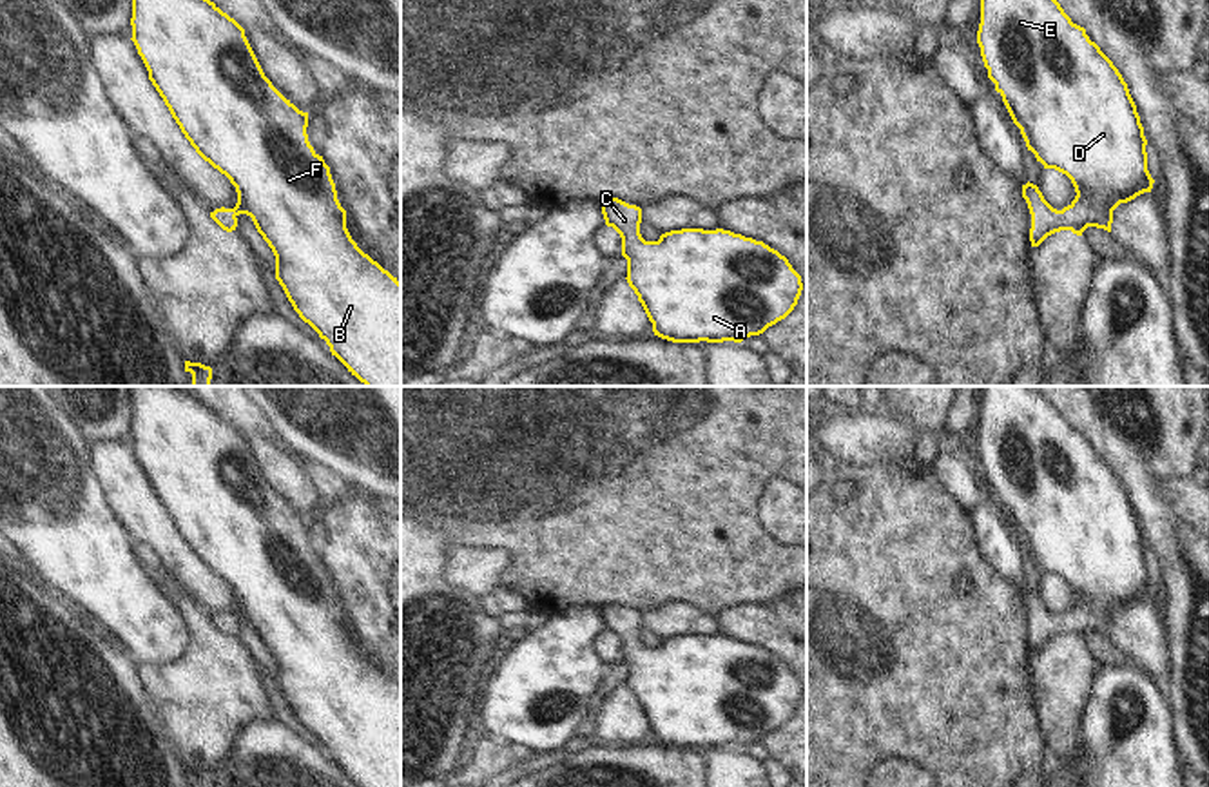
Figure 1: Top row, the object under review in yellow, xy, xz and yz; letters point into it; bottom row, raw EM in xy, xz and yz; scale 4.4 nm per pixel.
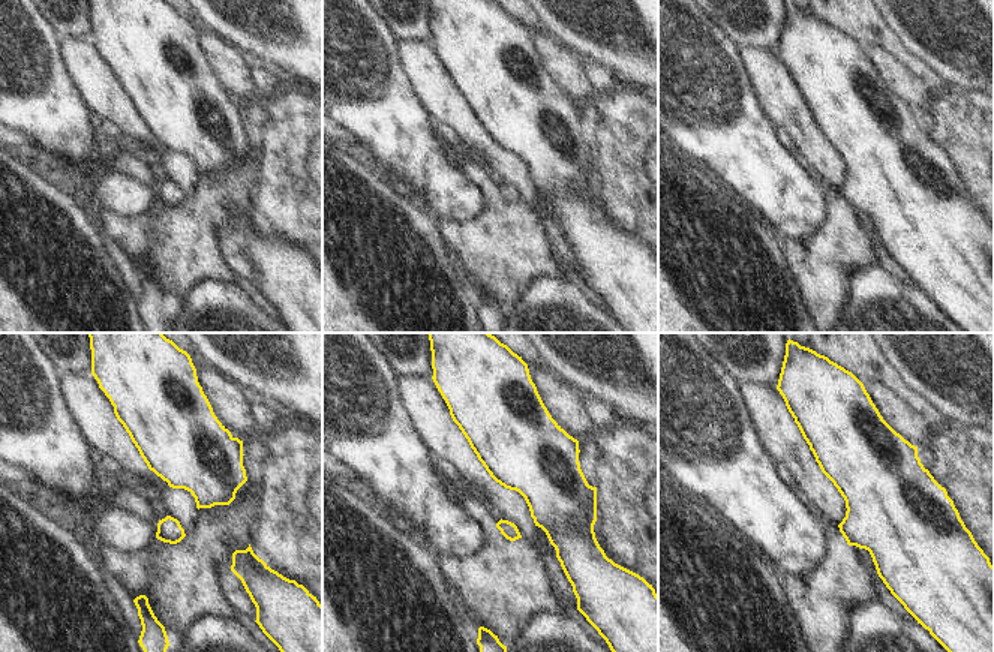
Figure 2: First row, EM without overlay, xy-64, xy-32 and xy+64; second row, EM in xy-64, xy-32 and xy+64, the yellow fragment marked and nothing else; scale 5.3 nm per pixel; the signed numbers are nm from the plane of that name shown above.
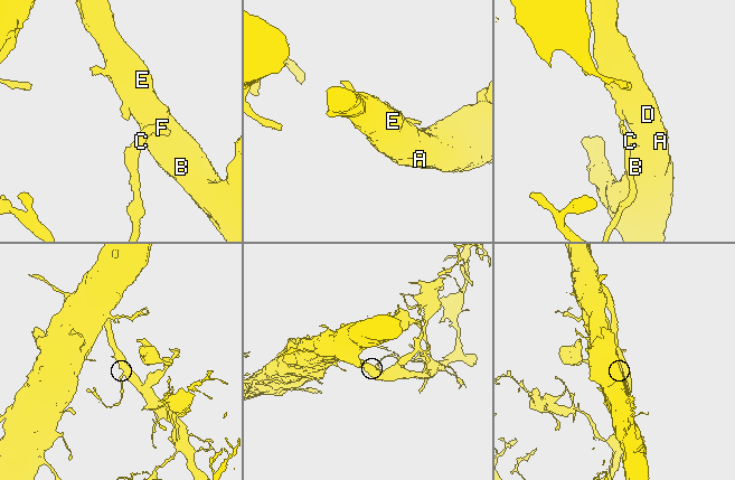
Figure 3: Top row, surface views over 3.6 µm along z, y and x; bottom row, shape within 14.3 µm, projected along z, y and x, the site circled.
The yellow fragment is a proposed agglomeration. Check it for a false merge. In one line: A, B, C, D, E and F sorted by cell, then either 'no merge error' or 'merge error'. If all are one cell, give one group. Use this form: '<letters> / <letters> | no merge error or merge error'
A B C D E F | no merge error

